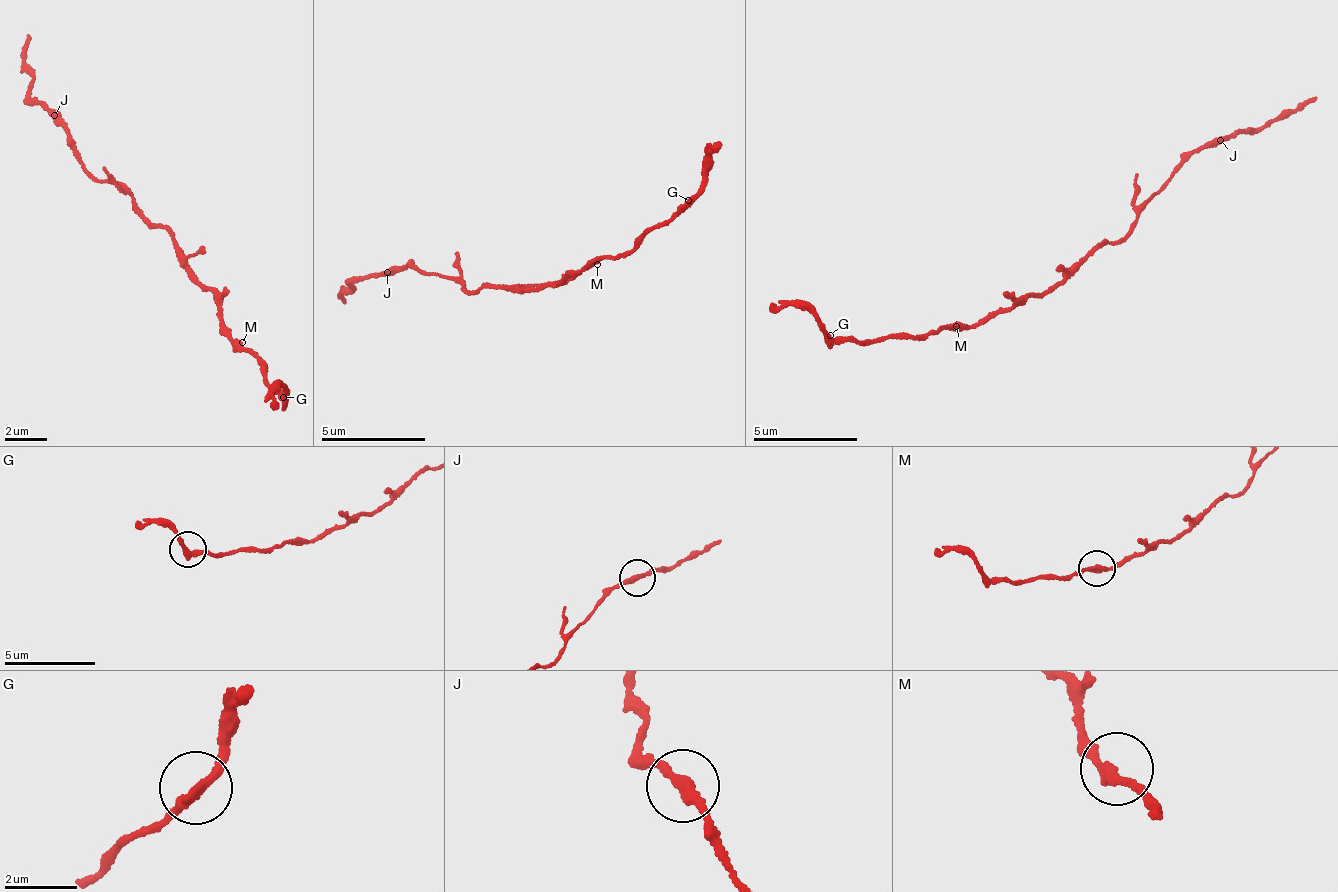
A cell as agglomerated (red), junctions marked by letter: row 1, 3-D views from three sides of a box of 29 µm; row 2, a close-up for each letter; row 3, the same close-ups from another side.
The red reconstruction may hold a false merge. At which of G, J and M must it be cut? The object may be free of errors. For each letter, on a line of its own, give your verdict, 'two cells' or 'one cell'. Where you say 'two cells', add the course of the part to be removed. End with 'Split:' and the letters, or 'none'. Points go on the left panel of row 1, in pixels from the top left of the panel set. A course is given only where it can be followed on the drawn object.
G: one cell
J: two cells; foreign part runs (54, 115), (31, 96), (26, 32)
M: one cell
Split: J

